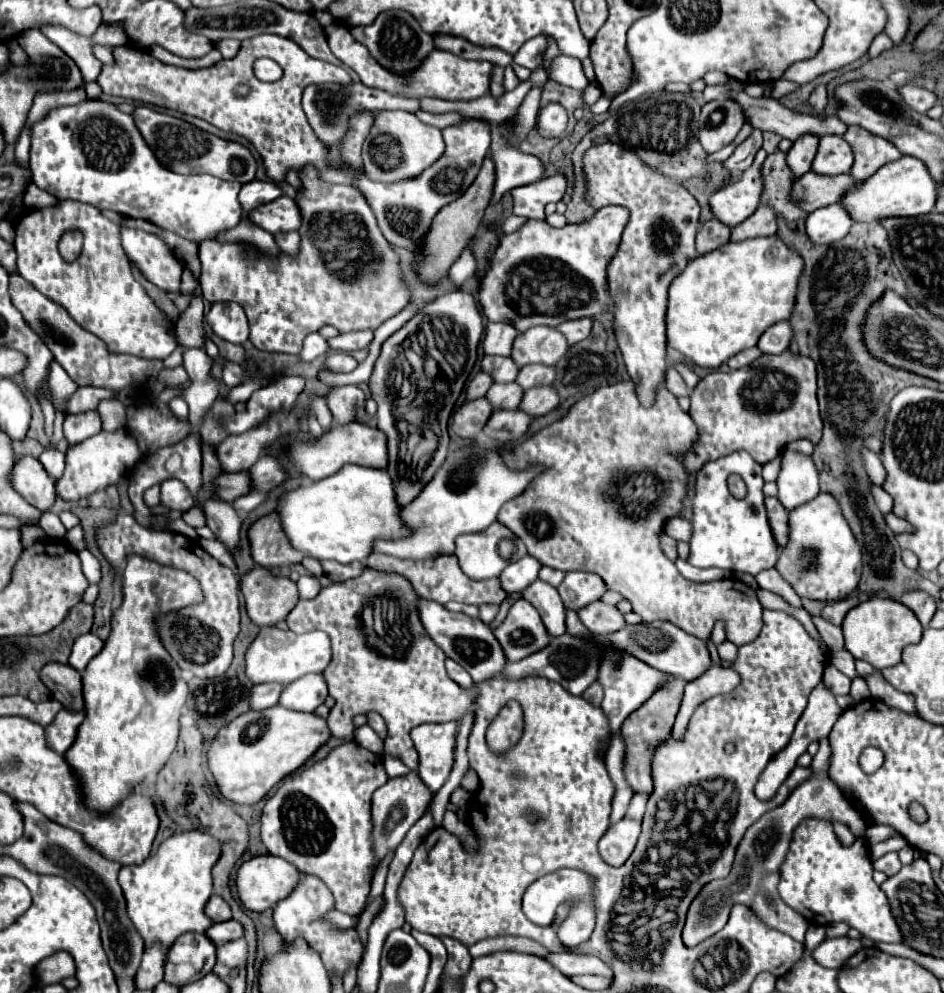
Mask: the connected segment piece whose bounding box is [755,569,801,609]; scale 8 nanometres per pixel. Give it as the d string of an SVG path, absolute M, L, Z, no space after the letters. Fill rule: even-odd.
M767 569L761 571L759 575L755 575L755 581L761 589L767 589L779 597L783 597L791 607L801 607L801 597L791 589L791 585L787 585L787 581L783 581L783 577L779 577L779 573L775 569Z

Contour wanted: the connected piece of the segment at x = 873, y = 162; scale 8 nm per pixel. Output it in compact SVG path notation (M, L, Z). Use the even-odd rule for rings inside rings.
M849 125L847 143L851 145L851 149L855 153L855 163L851 167L851 175L857 185L867 181L883 165L897 161L901 157L899 149L895 149L895 145L891 145L889 141L883 141L881 137L869 133L867 129L863 129L859 125Z

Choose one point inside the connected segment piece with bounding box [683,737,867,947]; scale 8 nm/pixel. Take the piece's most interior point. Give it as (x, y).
(753, 880)

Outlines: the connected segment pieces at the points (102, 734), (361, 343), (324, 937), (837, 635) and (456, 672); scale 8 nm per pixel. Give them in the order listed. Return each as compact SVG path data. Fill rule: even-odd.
M127 555L127 563L121 573L123 579L123 601L119 609L111 615L111 633L105 641L105 647L99 651L97 657L93 657L83 671L83 695L85 695L85 721L79 727L75 745L65 755L67 763L73 767L75 775L81 781L81 789L85 795L85 805L89 809L99 811L111 811L123 801L125 795L143 779L159 771L169 755L173 753L179 737L179 717L181 709L185 705L189 687L185 679L181 677L179 665L173 661L169 651L165 649L159 633L157 633L157 617L181 611L189 605L195 605L203 601L203 593L199 587L199 581L175 567L159 565L157 561L151 561L141 555Z
M363 329L363 331L351 331L351 333L341 333L339 337L327 339L329 347L333 351L345 351L345 353L353 353L353 351L361 351L365 347L369 347L369 343L373 341L373 331L371 329Z
M303 875L303 881L299 883L299 889L291 893L291 897L279 901L273 909L273 921L277 931L281 933L283 941L289 945L291 941L303 937L311 949L315 949L329 973L337 973L339 977L345 977L349 967L359 967L361 957L363 957L363 943L361 937L355 929L341 929L329 921L325 921L325 913L335 909L335 899L331 897L331 891L319 881L317 877L307 877Z
M813 617L813 623L815 623L817 631L821 633L821 637L823 637L823 641L827 643L827 647L829 647L829 651L831 651L831 653L837 653L837 651L841 651L841 649L845 647L841 627L831 625L831 623L829 623L829 621L825 621L823 617Z
M447 659L447 661L445 661L445 667L447 667L449 677L451 677L459 687L463 687L463 689L471 689L471 687L473 687L471 675L469 675L461 665L455 665L455 661Z

